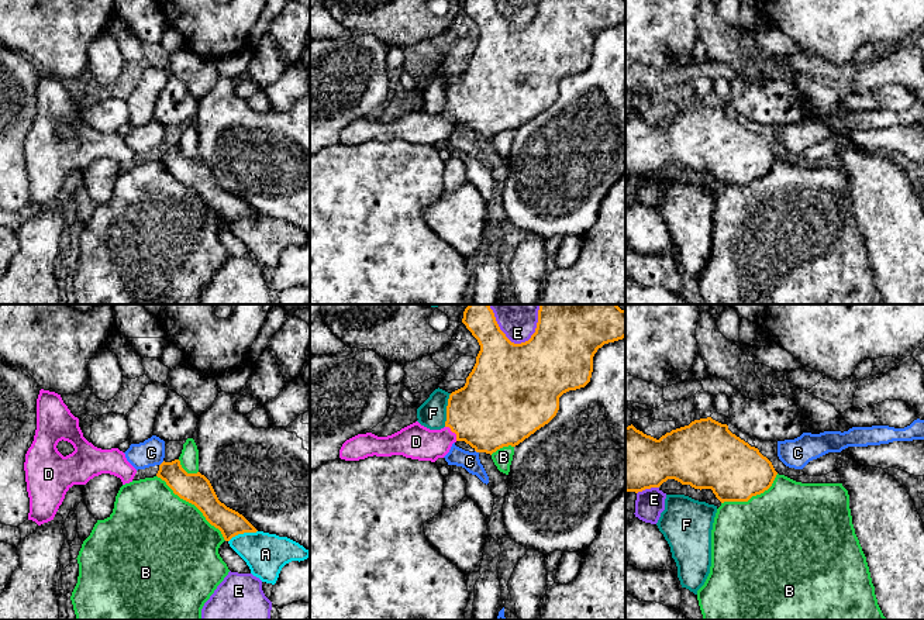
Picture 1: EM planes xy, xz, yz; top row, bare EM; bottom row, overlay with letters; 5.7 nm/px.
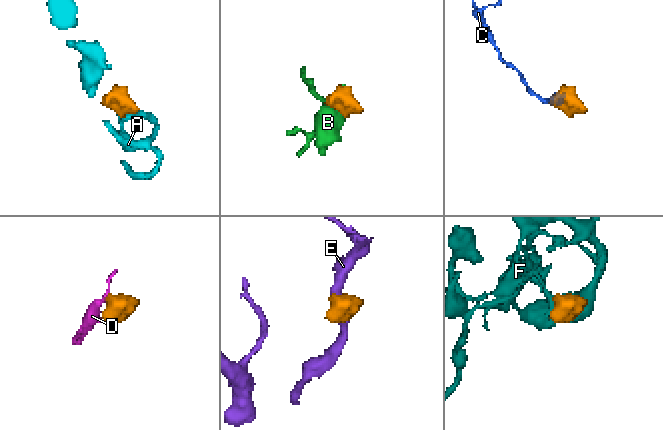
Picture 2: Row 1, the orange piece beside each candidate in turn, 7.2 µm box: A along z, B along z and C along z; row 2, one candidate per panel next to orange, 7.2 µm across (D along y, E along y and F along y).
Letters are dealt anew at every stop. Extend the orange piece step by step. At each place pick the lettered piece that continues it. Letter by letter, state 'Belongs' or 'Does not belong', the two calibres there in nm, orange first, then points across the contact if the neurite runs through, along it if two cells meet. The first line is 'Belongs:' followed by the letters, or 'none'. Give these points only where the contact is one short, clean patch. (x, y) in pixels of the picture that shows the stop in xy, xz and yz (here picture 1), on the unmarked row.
Belongs: D
A: Does not belong. Thickness 150 nm (orange) against 240 nm
B: Does not belong. Thickness 180 nm (orange) against 480 nm
C: Does not belong. Thickness 180 nm (orange) against 150 nm. Boundary: xy (164, 145), (159, 150)
D: Belongs. Thickness 440 nm (orange) against 200 nm. Path across: xz (492, 95), (473, 99), (454, 116), (440, 126), (416, 126)
E: Does not belong. Thickness 500 nm (orange) against 160 nm
F: Does not belong. Thickness 420 nm (orange) against 160 nm

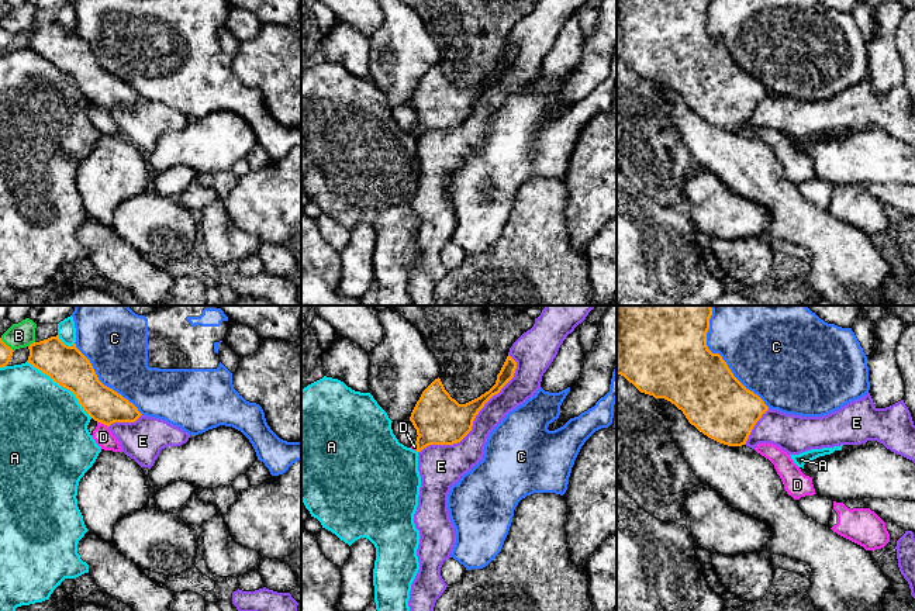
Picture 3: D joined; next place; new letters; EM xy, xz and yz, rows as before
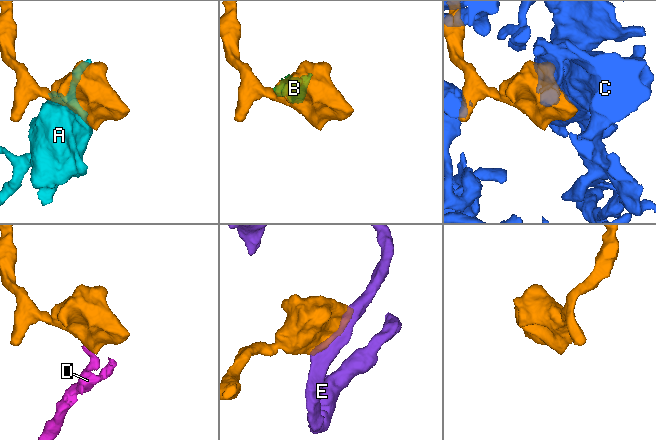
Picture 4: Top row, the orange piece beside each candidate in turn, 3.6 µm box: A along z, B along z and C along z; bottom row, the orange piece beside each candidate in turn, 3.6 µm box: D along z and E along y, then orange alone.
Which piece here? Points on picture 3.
Belongs: none
A: Does not belong. Thickness 220 nm (orange) against 480 nm
B: Does not belong. Thickness 220 nm (orange) against 140 nm. Boundary: xy (34, 26), (28, 31)
C: Does not belong. Thickness 380 nm (orange) against 440 nm
D: Does not belong. Thickness 200 nm (orange) against 110 nm. Boundary: xy (97, 106), (107, 111)
E: Does not belong. Thickness 280 nm (orange) against 180 nm

